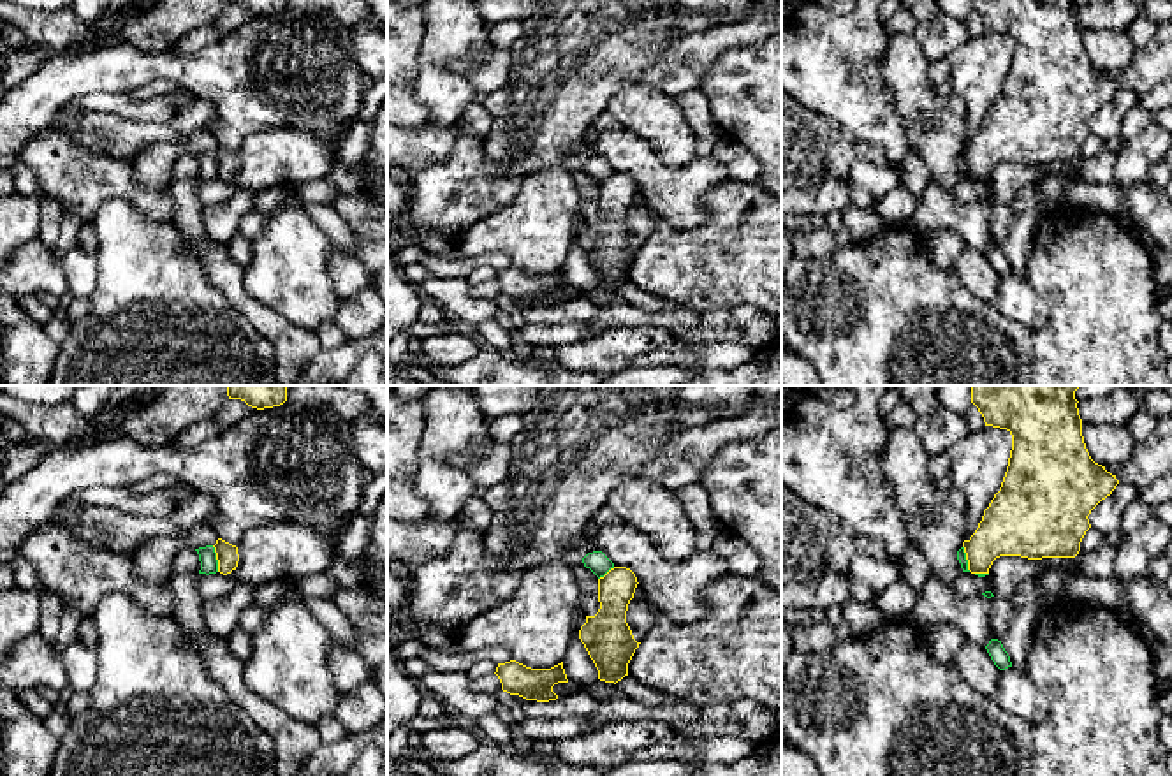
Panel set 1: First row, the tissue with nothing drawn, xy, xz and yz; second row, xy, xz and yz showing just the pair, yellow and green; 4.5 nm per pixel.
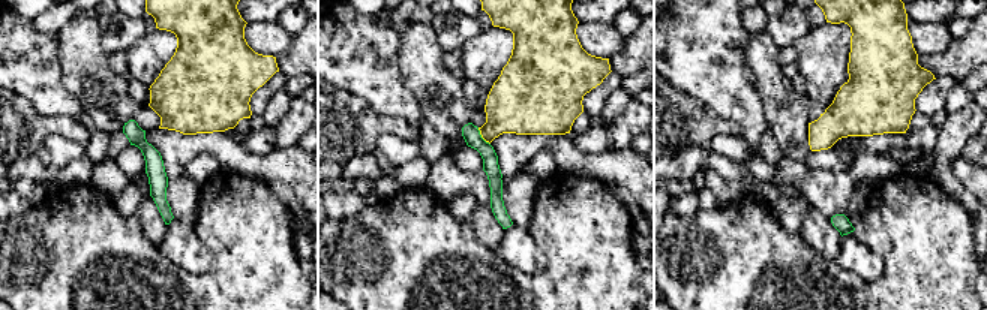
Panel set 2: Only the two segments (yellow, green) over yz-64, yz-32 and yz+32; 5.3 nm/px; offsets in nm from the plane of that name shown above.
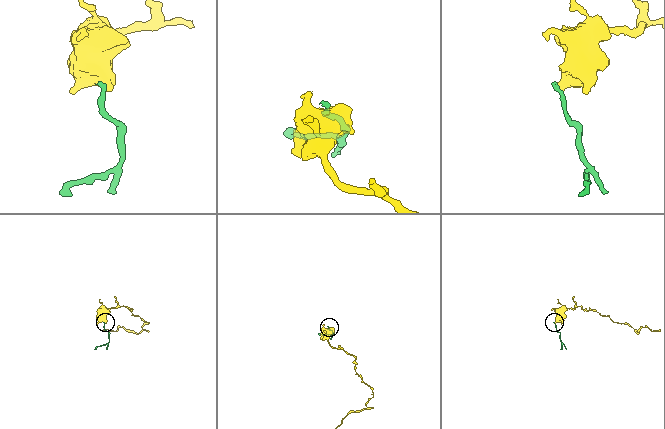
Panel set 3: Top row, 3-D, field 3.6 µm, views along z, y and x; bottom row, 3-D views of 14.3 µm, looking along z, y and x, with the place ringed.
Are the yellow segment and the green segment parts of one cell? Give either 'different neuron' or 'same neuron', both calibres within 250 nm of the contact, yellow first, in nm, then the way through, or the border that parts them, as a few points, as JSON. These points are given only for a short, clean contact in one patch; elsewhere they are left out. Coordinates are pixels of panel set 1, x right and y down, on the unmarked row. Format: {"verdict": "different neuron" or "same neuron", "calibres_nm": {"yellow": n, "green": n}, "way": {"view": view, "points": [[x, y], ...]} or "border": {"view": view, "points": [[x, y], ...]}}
{"verdict": "different neuron", "calibres_nm": {"yellow": 100, "green": 80}, "border": {"view": "xy", "points": [[212, 152], [219, 176]]}}

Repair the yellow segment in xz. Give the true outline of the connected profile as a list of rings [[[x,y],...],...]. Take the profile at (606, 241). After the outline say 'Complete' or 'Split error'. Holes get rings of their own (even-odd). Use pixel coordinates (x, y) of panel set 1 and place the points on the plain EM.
[[[614,172],[598,185],[600,215],[595,222],[586,222],[579,245],[600,287],[616,290],[628,282],[628,269],[641,250],[626,229],[628,209],[637,190],[635,179],[626,172]]]. Complete

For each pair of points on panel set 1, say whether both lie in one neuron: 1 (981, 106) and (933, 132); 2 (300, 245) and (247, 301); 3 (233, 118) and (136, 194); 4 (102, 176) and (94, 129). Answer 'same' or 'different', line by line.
1: different
2: different
3: different
4: different

